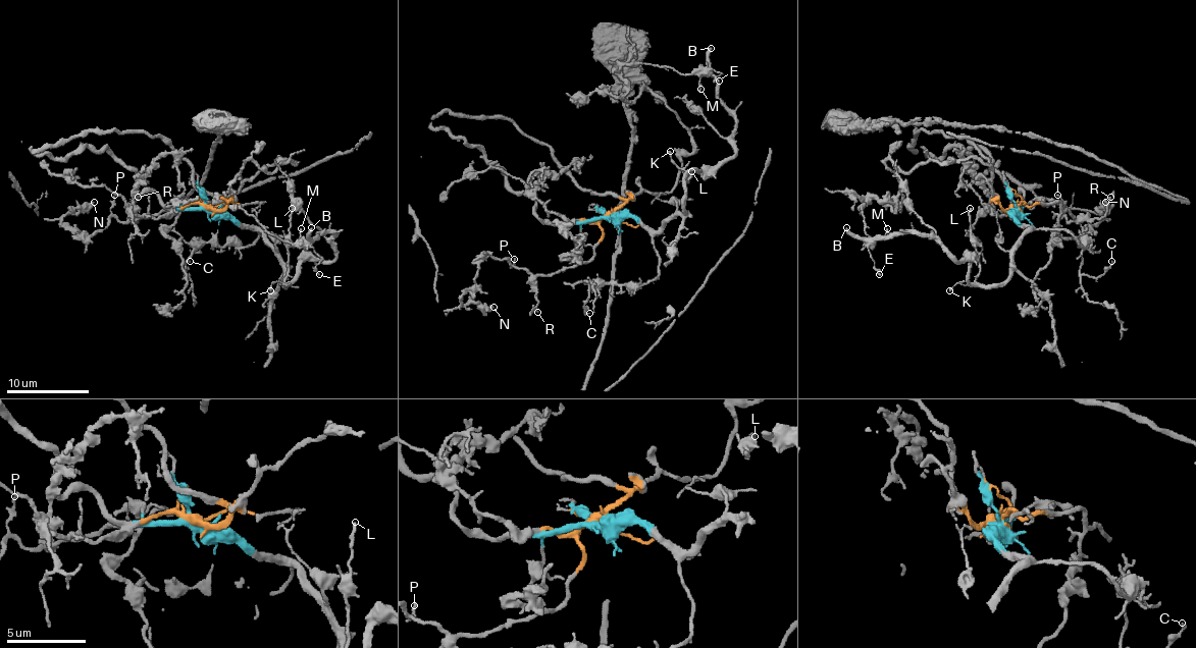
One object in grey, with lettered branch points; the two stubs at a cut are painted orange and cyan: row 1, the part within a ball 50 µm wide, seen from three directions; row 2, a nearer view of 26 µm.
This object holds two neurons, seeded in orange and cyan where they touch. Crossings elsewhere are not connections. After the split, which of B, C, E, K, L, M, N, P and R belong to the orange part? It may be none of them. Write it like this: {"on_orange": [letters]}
{"on_orange": ["N", "P", "R"]}

